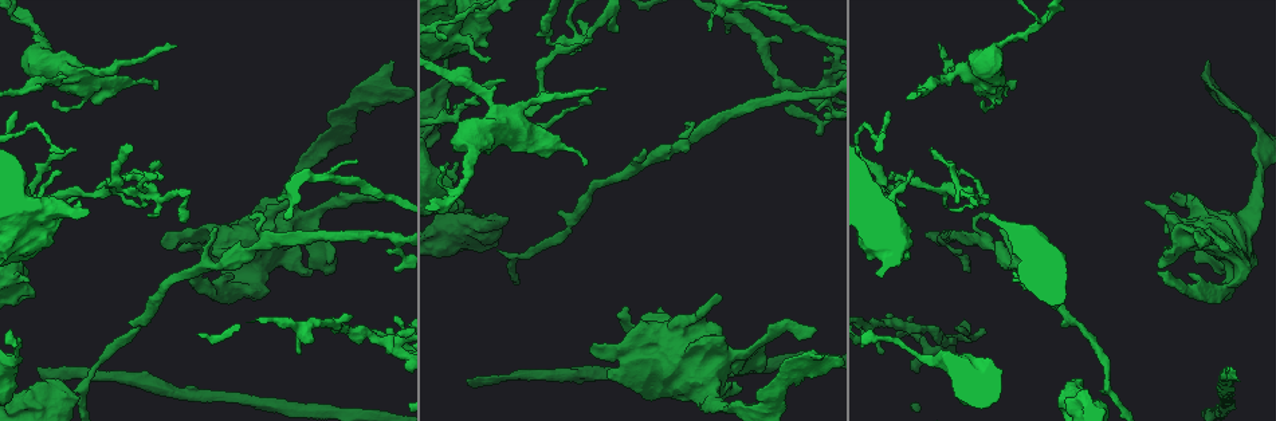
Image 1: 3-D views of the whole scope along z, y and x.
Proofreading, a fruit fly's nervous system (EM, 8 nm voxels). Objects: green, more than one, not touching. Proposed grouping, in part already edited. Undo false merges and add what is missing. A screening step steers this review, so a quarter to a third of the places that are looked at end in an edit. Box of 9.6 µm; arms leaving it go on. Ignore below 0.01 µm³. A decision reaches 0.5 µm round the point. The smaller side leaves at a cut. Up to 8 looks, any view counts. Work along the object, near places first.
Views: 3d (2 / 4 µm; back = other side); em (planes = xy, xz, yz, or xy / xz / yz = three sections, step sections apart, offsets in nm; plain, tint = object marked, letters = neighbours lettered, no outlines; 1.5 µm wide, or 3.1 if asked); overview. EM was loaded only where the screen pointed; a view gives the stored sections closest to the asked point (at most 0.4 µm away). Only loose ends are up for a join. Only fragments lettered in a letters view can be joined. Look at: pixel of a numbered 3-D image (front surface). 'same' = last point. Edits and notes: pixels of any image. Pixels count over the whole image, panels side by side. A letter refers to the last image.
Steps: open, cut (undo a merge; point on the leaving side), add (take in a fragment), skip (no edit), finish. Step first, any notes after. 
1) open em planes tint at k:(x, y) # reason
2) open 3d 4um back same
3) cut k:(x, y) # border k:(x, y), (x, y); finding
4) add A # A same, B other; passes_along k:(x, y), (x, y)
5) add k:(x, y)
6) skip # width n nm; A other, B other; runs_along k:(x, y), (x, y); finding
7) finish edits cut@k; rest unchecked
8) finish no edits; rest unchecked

open em planes letters at 1:(391, 61) # free end

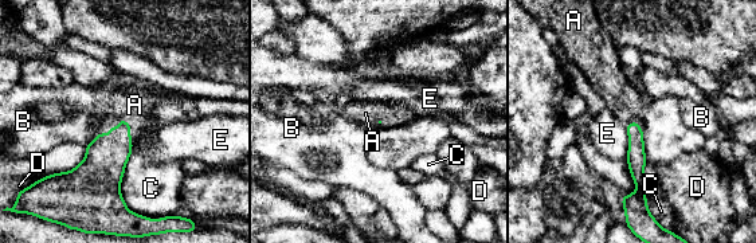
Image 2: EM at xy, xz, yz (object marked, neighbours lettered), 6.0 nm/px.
add 2:(134, 105) # A same, B other, C other, D other, E other; passes_along 2:(106, 157), (121, 120), (134, 105); the neuron continues

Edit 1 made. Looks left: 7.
open overview

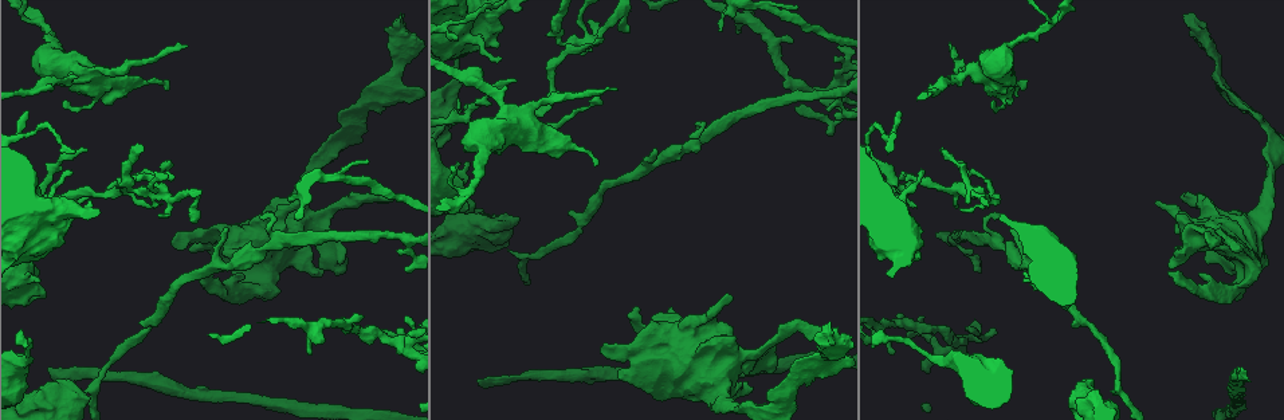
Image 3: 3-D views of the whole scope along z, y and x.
open em planes letters at 3:(391, 202) # an open end

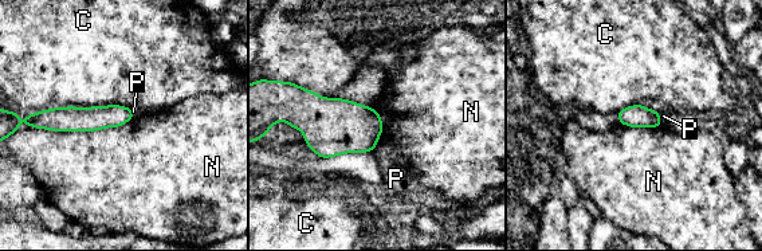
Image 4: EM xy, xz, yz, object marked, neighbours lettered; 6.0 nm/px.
skip # longest_contact N 650 nm; C other, N other, P other; border 4:(134, 116), (91, 130), (24, 125); no lettered fragment goes on from it

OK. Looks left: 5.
open 3d 4um at 3:(403, 341) # abrupt turn

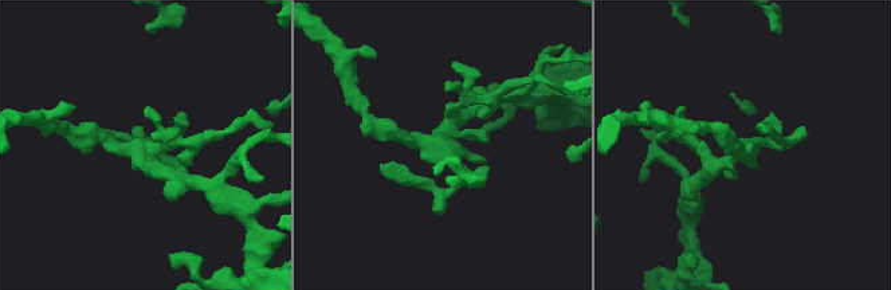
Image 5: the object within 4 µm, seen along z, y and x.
open em planes letters at 5:(143, 147)

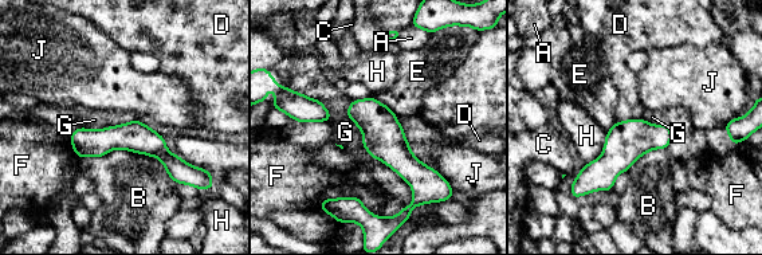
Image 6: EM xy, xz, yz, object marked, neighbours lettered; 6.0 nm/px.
skip # A other, B other, C other, D other, E other, F other, G other, H other, J other; border 6:(81, 157), (145, 153), (177, 183); all the same neuron

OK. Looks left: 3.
finish edits add@2; rest unchecked

